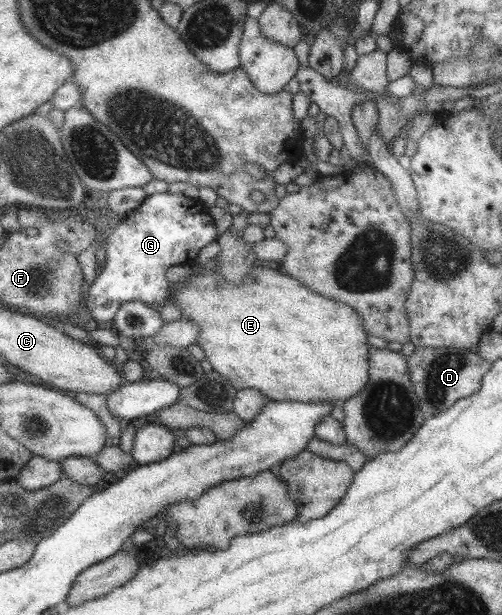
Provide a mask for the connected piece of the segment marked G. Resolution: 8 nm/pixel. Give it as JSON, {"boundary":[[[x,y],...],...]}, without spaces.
{"boundary":[[[168,191],[148,195],[140,206],[107,226],[102,229],[108,235],[105,261],[88,286],[85,300],[85,308],[96,323],[113,320],[122,303],[136,300],[150,305],[170,301],[172,284],[166,280],[166,268],[192,262],[200,248],[217,241],[208,207],[199,199]]]}

